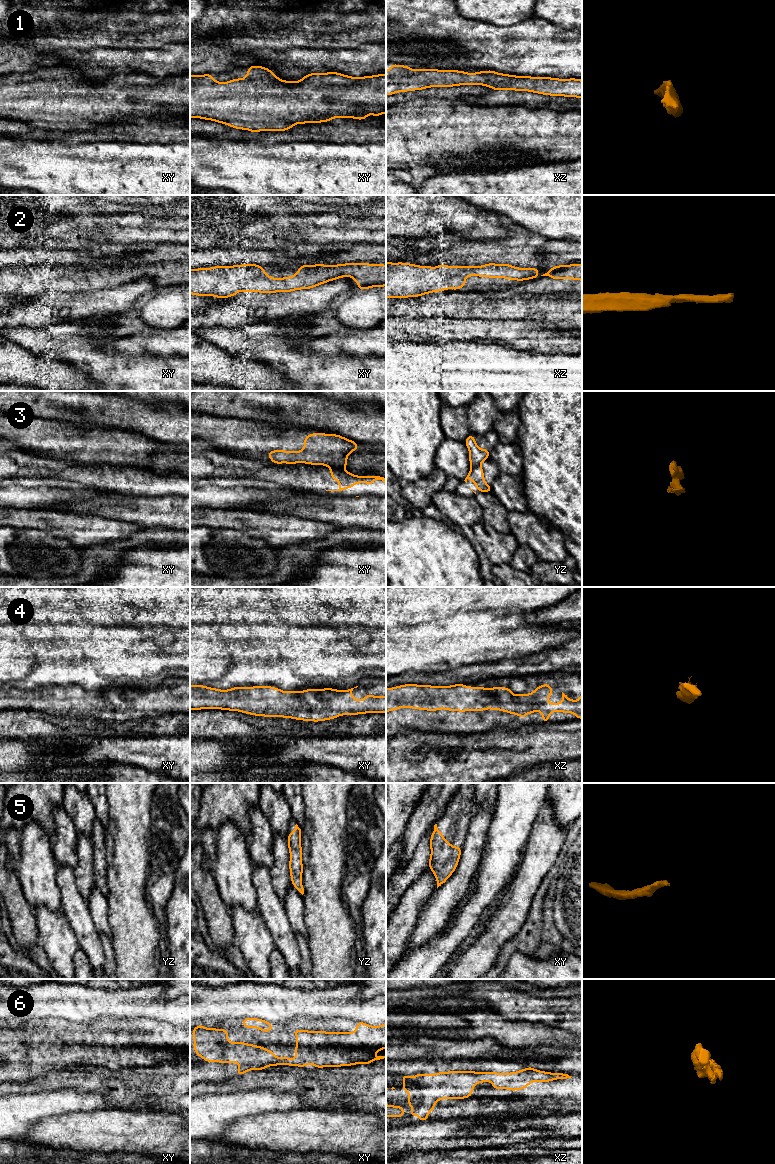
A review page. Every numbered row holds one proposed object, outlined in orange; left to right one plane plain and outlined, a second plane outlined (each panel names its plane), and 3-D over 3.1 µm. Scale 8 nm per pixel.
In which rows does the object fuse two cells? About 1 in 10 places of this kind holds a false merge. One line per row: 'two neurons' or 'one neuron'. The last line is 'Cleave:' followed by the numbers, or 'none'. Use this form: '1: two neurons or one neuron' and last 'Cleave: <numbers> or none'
1: one neuron
2: one neuron
3: two neurons
4: one neuron
5: one neuron
6: one neuron
Cleave: 3

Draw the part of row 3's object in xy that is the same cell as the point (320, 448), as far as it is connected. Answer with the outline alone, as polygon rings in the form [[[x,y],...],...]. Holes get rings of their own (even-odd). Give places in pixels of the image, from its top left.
[[[318,432],[305,436],[301,451],[272,450],[266,453],[275,464],[305,463],[343,468],[348,465],[347,456],[357,449],[358,443],[350,439]]]

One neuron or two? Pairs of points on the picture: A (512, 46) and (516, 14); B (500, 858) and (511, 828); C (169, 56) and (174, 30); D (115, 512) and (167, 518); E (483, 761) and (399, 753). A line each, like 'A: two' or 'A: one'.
A: two
B: one
C: two
D: one
E: one

